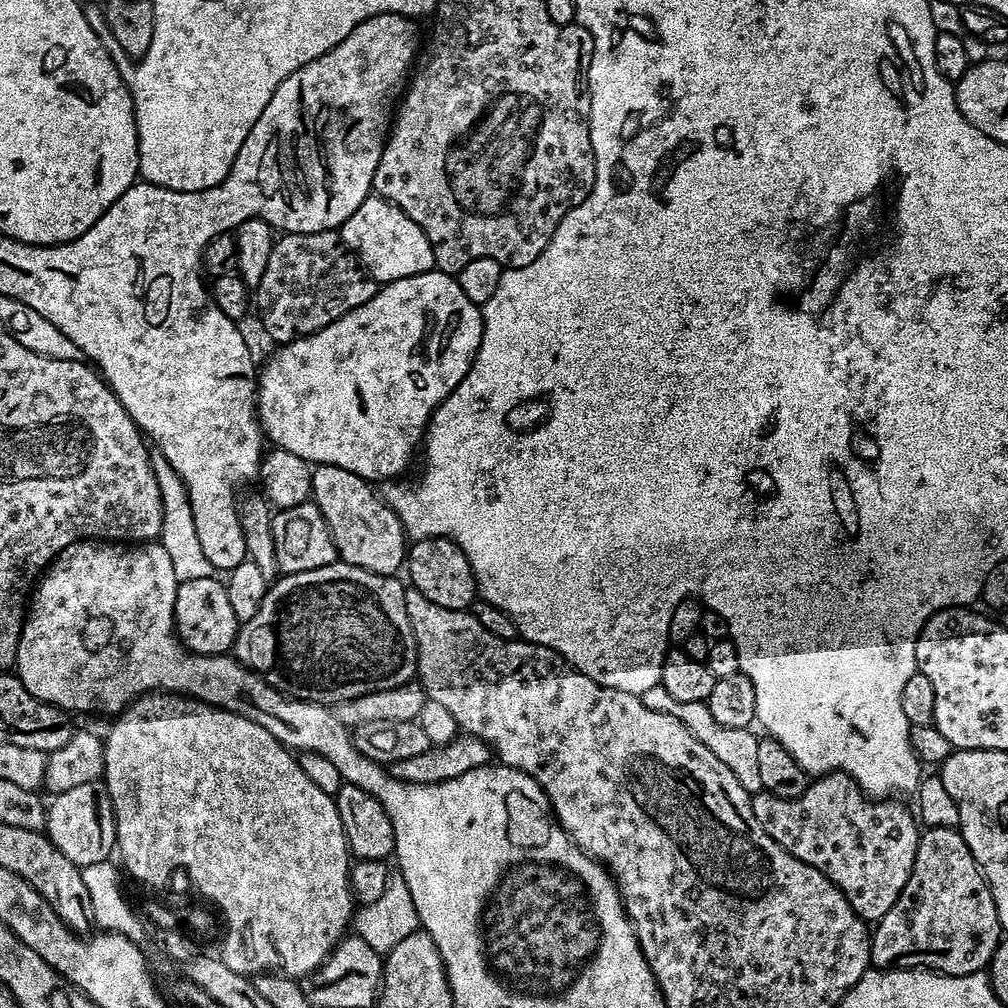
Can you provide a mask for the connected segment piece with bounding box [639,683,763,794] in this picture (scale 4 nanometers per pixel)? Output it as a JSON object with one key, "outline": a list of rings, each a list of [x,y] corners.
{"outline":[[[660,683],[650,686],[650,690],[646,690],[639,698],[649,710],[658,710],[662,714],[670,714],[678,718],[678,722],[682,722],[682,726],[686,726],[686,730],[690,730],[690,734],[694,734],[694,738],[698,738],[698,742],[702,742],[702,746],[706,746],[706,750],[714,754],[714,758],[721,760],[733,772],[734,778],[742,782],[742,786],[748,793],[755,794],[763,789],[757,763],[759,739],[757,734],[752,733],[751,727],[722,726],[722,722],[717,722],[714,714],[710,714],[707,703],[678,702],[678,698],[666,694],[666,690]]]}

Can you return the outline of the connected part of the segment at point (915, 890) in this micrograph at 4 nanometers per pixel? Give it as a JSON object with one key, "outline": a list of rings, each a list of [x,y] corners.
{"outline":[[[925,827],[921,831],[910,878],[906,882],[906,886],[902,886],[902,894],[898,898],[898,902],[894,902],[894,906],[890,906],[890,910],[886,910],[886,914],[881,920],[875,921],[874,931],[871,933],[870,939],[872,941],[871,967],[873,968],[927,968],[934,972],[943,972],[945,976],[973,976],[974,973],[984,972],[987,969],[994,950],[1000,945],[1002,929],[998,922],[998,910],[994,906],[994,898],[990,894],[988,879],[980,871],[980,866],[973,858],[970,846],[966,846],[964,836],[959,830]]]}

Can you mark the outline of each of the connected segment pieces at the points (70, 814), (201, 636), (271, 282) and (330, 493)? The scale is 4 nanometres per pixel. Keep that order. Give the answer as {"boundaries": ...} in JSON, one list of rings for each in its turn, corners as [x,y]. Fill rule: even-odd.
{"boundaries":[[[[96,784],[74,786],[71,790],[57,792],[46,804],[43,831],[70,862],[78,867],[94,866],[94,862],[109,859],[117,851],[116,819],[108,795],[96,793]]],[[[215,575],[182,581],[176,585],[176,634],[190,652],[203,656],[223,656],[233,651],[238,621],[230,607],[228,585]]],[[[339,231],[315,232],[314,234],[281,235],[270,250],[270,262],[262,273],[262,282],[254,289],[254,312],[260,315],[260,324],[277,345],[288,344],[303,336],[314,334],[330,322],[342,318],[350,310],[362,306],[376,292],[378,285],[360,264],[360,259],[350,251],[340,237]]],[[[318,464],[311,469],[311,499],[322,510],[322,518],[326,518],[326,526],[330,530],[330,538],[336,547],[337,557],[350,566],[358,566],[362,570],[370,570],[374,574],[396,576],[406,564],[406,533],[398,514],[385,502],[383,495],[376,492],[369,481],[363,480],[358,474],[350,474],[350,470],[342,470],[342,466]]]]}

